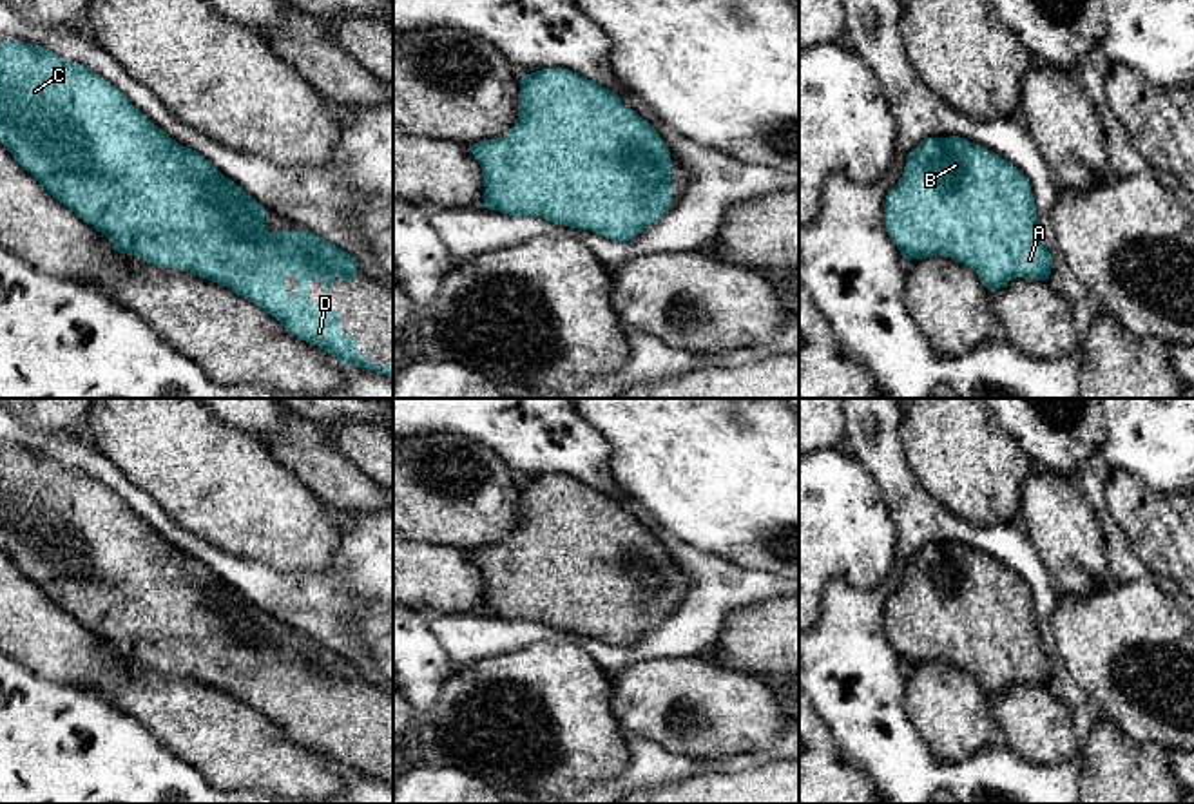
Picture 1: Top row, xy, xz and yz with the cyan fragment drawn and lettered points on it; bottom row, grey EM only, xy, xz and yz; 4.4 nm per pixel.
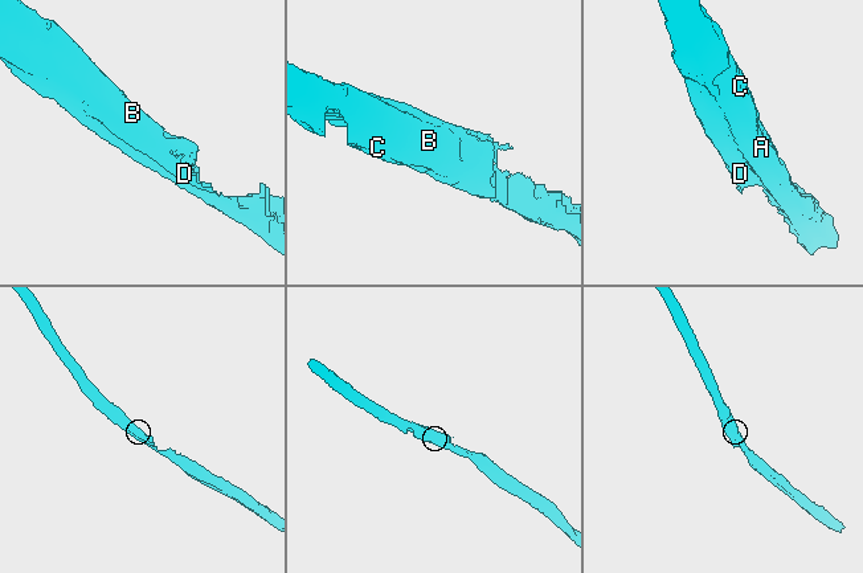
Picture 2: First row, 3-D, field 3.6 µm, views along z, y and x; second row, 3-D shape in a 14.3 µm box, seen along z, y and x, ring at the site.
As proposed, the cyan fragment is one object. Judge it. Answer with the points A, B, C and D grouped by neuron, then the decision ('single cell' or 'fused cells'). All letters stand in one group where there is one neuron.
A B C D; single cell

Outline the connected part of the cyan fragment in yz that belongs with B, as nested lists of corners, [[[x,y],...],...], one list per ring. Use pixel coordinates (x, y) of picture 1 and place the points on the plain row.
[[[928,543],[908,560],[900,587],[886,601],[884,630],[906,666],[937,659],[951,663],[977,677],[989,697],[1016,683],[1047,686],[1053,674],[1027,583],[998,560],[964,543]]]

